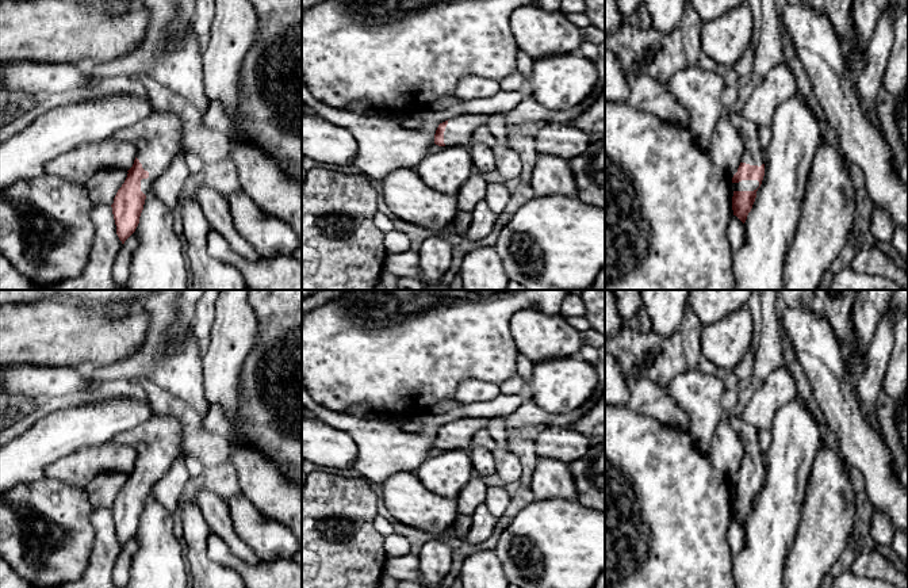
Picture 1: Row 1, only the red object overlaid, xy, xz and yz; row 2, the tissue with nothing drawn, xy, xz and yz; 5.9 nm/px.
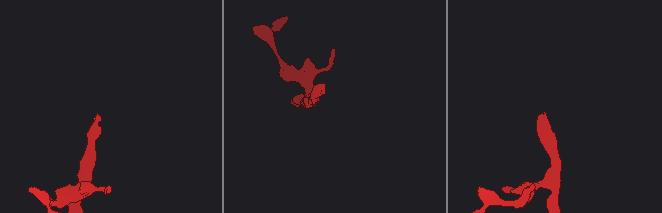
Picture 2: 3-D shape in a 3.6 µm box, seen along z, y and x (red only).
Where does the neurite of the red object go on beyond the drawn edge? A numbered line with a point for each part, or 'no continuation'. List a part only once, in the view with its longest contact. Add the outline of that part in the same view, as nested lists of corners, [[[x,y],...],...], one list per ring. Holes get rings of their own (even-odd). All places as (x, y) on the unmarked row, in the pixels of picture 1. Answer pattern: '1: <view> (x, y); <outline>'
1: yz (744, 488); [[[742,484],[739,486],[732,486],[733,495],[754,495],[759,490],[758,484]]]

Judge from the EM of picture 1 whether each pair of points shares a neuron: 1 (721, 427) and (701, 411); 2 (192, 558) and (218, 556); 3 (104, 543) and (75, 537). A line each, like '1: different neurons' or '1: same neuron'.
1: different neurons
2: different neurons
3: different neurons

